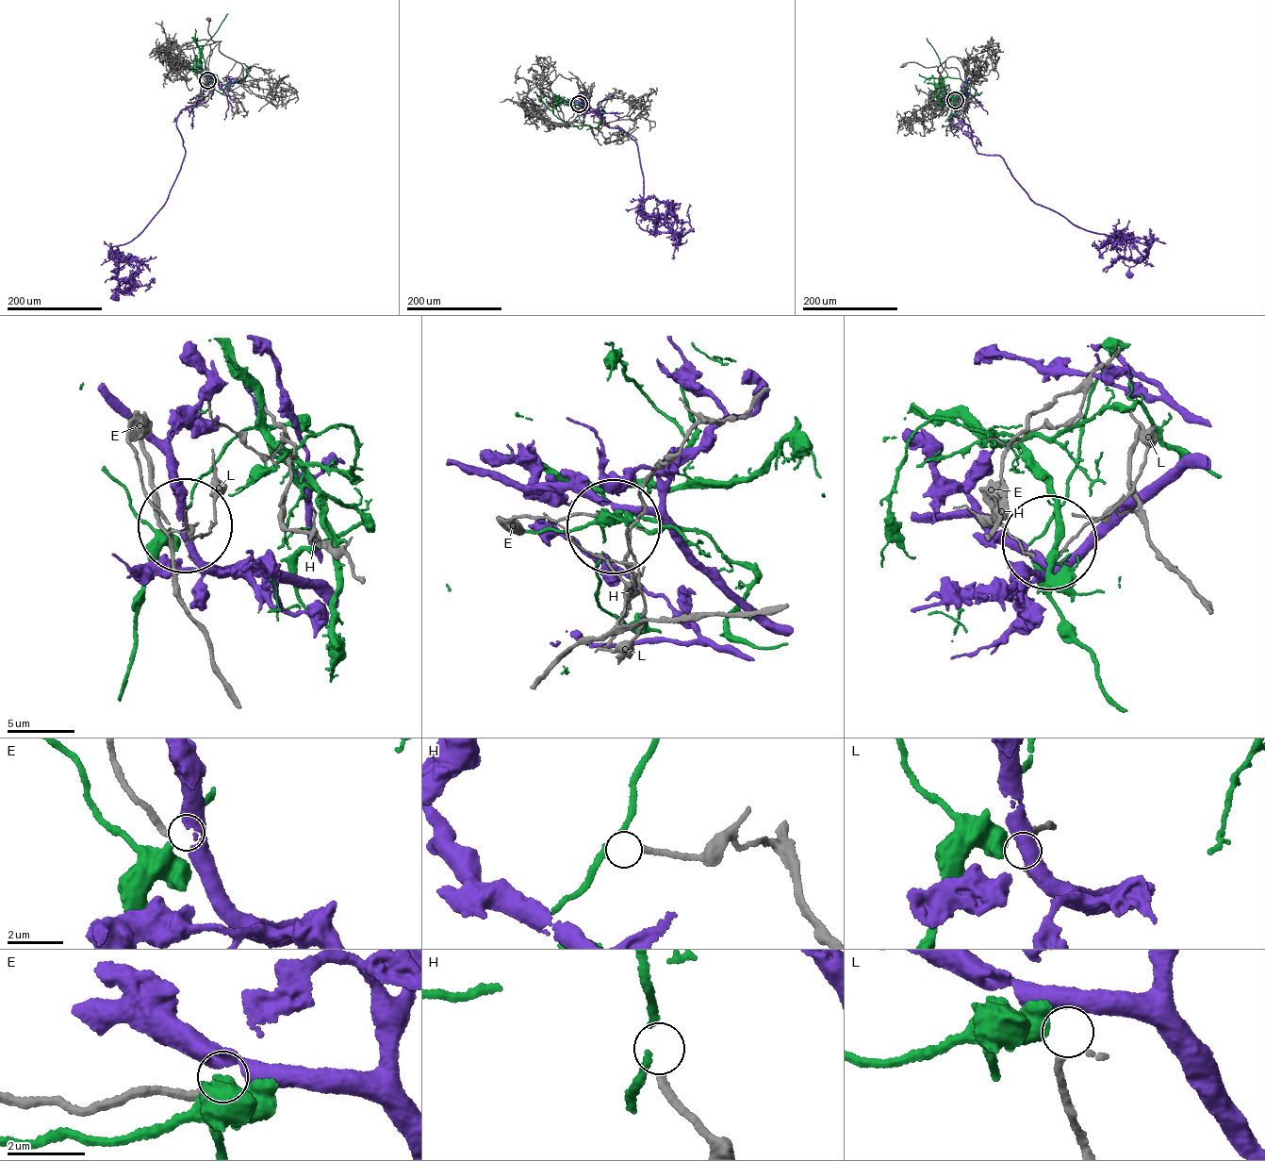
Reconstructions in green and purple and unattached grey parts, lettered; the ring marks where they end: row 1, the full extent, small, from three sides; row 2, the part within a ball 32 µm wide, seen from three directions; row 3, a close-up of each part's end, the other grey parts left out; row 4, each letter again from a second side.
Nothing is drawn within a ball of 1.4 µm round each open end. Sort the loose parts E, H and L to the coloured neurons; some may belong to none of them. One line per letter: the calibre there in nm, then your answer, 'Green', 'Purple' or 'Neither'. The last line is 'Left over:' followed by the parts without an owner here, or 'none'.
E: Thickness 220 nm. Purple
H: Thickness 200 nm. Neither
L: Thickness 170 nm. Neither
Left over: H, L

